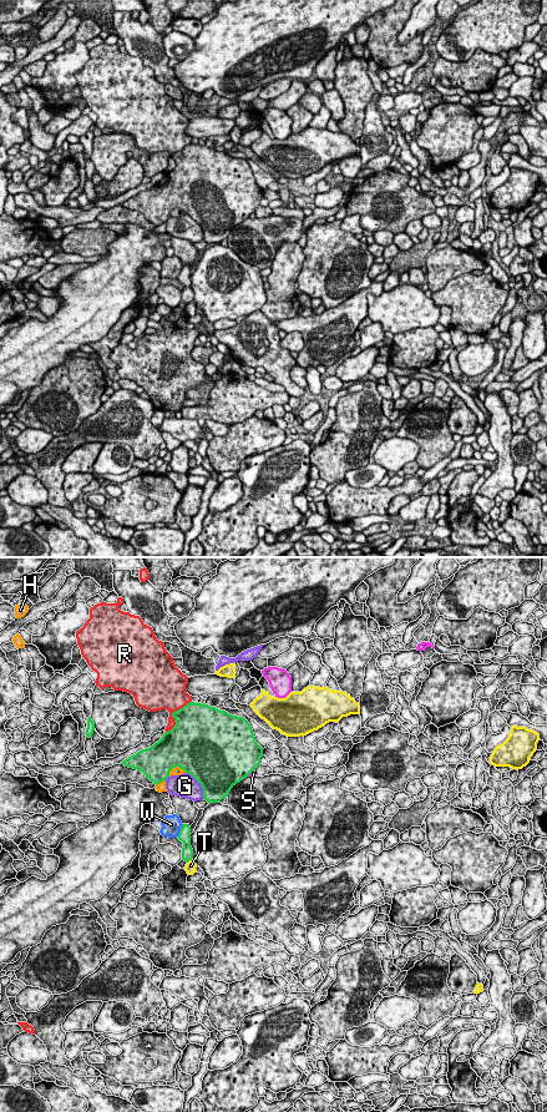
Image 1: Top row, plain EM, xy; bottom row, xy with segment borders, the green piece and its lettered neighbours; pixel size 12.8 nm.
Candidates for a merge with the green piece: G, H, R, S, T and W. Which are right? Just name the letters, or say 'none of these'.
none of these

